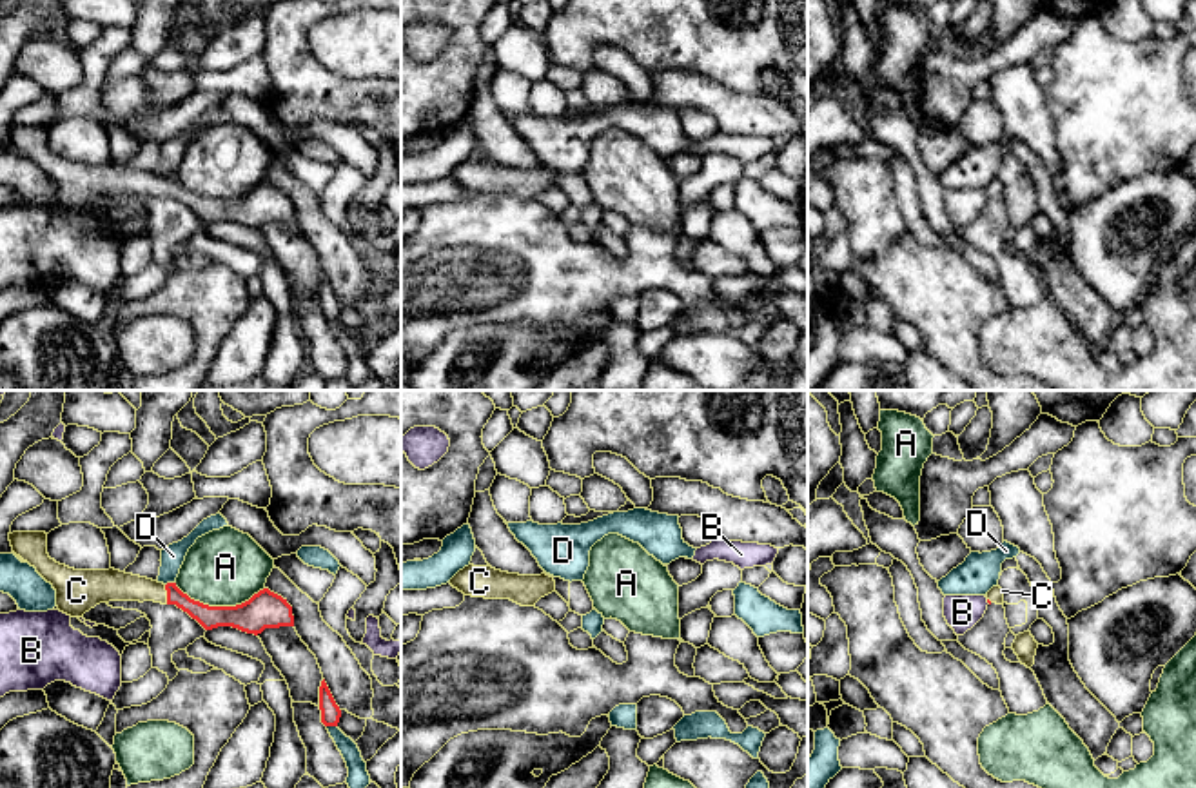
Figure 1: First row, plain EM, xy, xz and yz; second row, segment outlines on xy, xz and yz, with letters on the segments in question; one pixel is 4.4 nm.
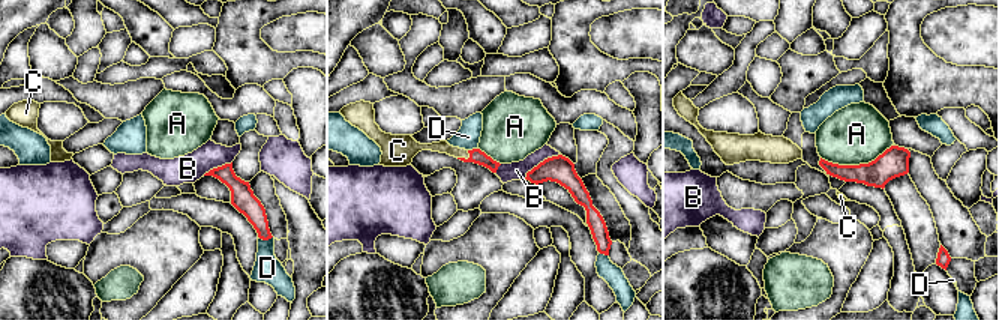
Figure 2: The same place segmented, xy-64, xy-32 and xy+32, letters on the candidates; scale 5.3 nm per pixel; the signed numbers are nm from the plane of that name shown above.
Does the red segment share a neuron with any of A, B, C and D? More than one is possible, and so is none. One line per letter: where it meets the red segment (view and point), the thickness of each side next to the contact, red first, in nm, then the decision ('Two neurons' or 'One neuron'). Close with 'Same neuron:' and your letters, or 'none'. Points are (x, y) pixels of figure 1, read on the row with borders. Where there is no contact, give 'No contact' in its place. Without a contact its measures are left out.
A: Touches red at xy (220, 607). Thickness 160 nm (red) against 340 nm. Two neurons
B: Touches red at yz (988, 601). Thickness 20 nm (red) against 160 nm. Two neurons
C: Touches red at xy (167, 594). Thickness 100 nm (red) against 140 nm. One neuron
D: Touches red at xy (169, 583). Thickness 100 nm (red) against 110 nm. Two neurons
Same neuron: C

